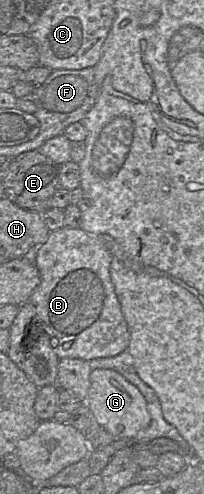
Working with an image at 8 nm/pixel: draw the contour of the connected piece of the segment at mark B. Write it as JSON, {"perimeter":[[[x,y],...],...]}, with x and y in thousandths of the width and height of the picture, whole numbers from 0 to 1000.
{"perimeter":[[[309,460],[250,468],[221,492],[191,498],[172,536],[196,555],[196,573],[162,589],[142,611],[176,626],[176,652],[255,684],[255,704],[299,725],[446,729],[544,723],[623,709],[637,670],[598,634],[539,559],[544,516],[505,492],[397,462]]]}

